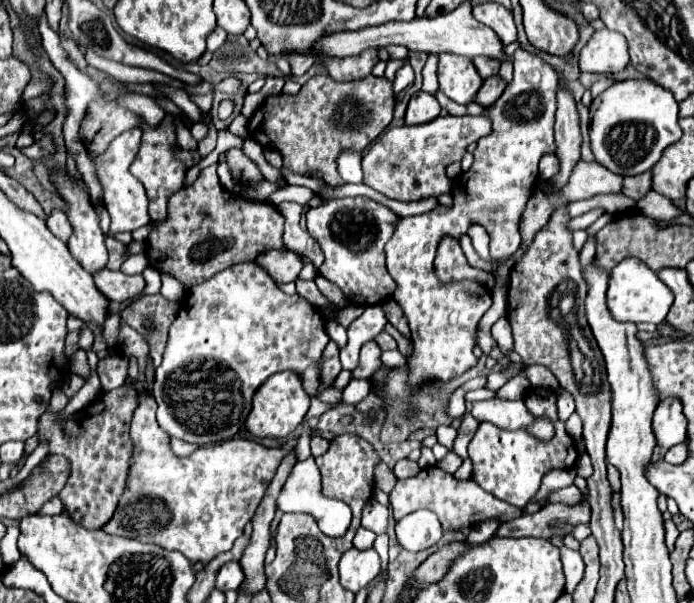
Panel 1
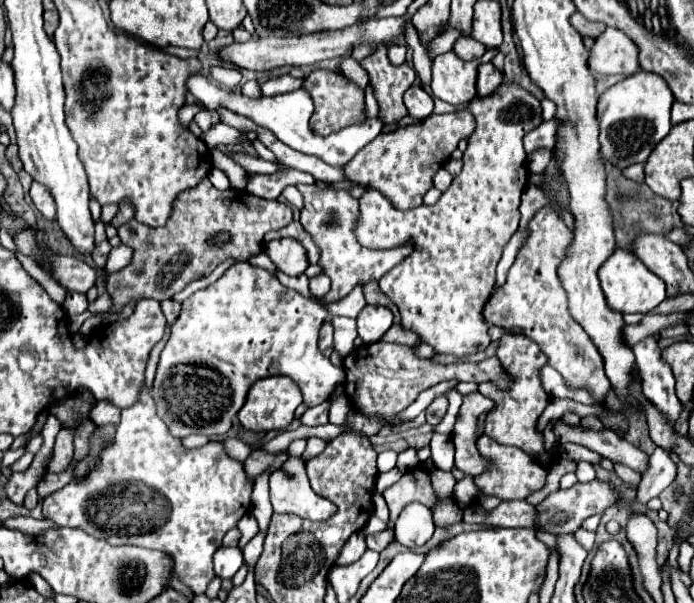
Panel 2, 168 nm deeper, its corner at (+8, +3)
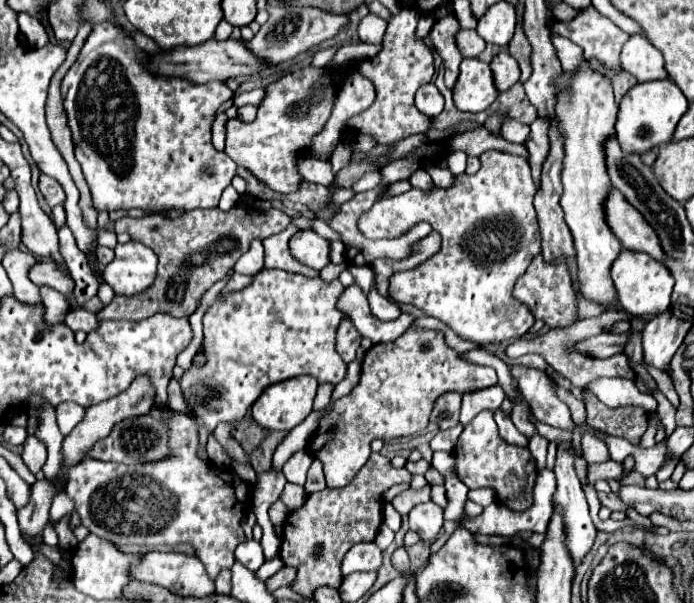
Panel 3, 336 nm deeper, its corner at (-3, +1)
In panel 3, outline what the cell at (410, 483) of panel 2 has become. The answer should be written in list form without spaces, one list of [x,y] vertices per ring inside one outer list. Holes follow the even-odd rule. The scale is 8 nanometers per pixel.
[[[426,485],[426,487],[422,487],[422,489],[412,489],[412,487],[410,487],[410,489],[402,491],[400,495],[396,495],[396,497],[392,499],[394,509],[402,515],[402,525],[404,525],[402,531],[406,531],[406,519],[408,519],[410,509],[412,509],[414,505],[418,505],[418,503],[424,503],[424,501],[430,501],[430,485]]]

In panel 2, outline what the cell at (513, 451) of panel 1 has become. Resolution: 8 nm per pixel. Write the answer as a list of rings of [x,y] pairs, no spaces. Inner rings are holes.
[[[505,335],[501,339],[501,345],[495,353],[495,357],[501,361],[501,367],[513,377],[513,385],[505,391],[517,391],[517,393],[493,393],[493,391],[503,391],[497,389],[493,383],[479,385],[481,393],[487,393],[491,401],[495,401],[493,413],[487,413],[485,421],[485,435],[491,439],[503,443],[503,445],[513,445],[535,457],[539,463],[549,465],[553,461],[553,455],[543,447],[543,435],[535,431],[537,417],[543,413],[543,409],[549,405],[549,395],[545,393],[539,377],[539,367],[547,365],[547,357],[541,353],[537,343],[529,341],[527,337],[521,335]]]

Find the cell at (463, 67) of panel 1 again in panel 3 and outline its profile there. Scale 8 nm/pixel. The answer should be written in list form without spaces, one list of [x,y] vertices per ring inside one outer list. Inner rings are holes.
[[[462,59],[460,75],[454,83],[452,97],[460,111],[484,111],[492,105],[498,91],[494,87],[492,71],[488,63],[478,59]]]

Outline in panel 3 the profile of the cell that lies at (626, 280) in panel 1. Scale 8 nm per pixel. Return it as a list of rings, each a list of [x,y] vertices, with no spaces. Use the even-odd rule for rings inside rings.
[[[624,249],[618,259],[612,263],[612,281],[618,291],[618,303],[632,315],[658,315],[670,307],[670,295],[674,287],[674,279],[664,263],[652,259],[648,253],[628,251]]]

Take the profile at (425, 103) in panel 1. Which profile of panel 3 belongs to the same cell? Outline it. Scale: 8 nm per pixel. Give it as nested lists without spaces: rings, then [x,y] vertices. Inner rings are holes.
[[[428,83],[416,91],[416,107],[428,117],[436,117],[442,113],[444,97],[440,95],[434,83]]]

